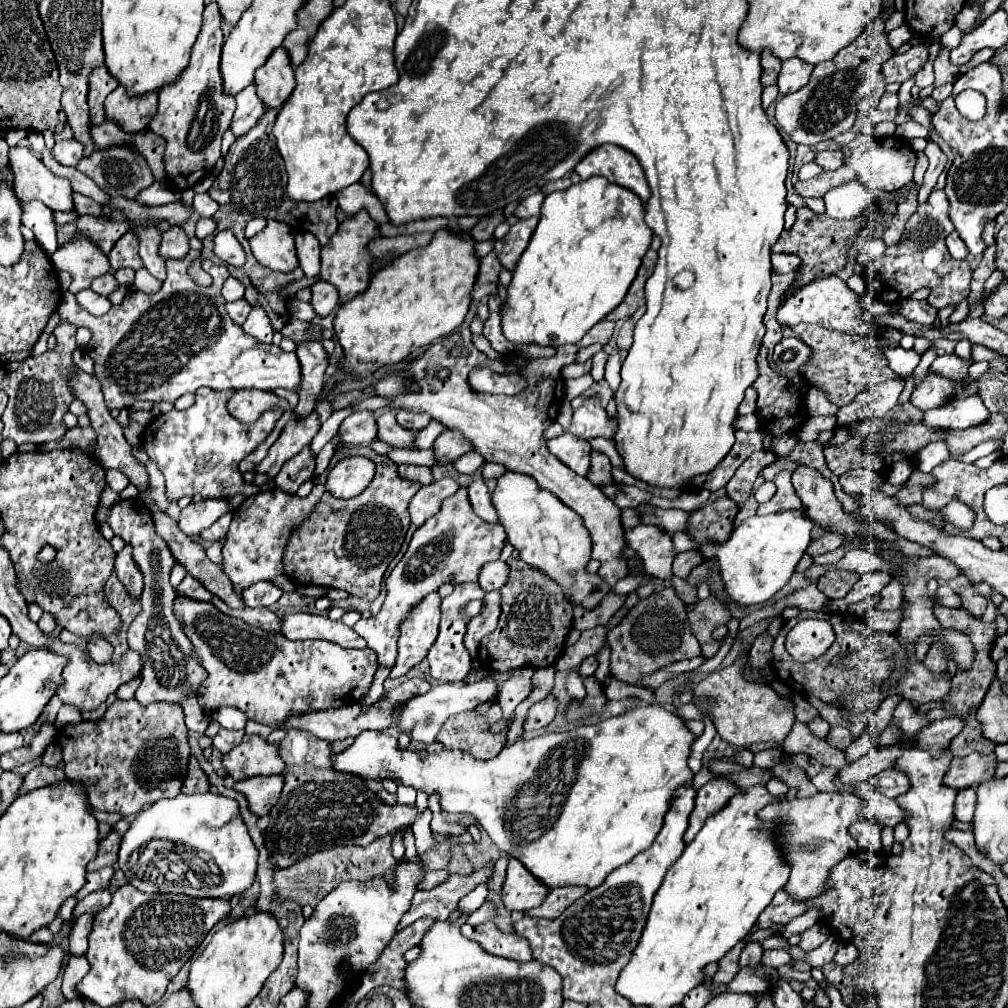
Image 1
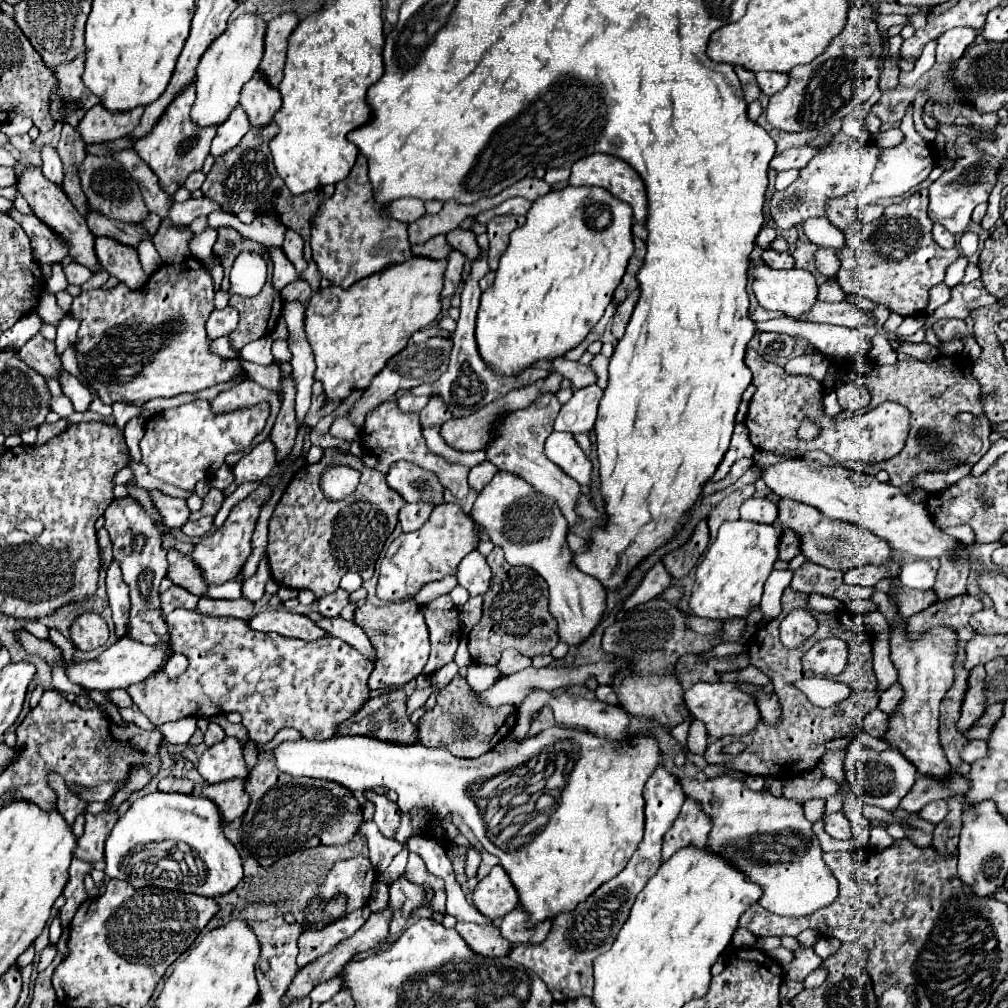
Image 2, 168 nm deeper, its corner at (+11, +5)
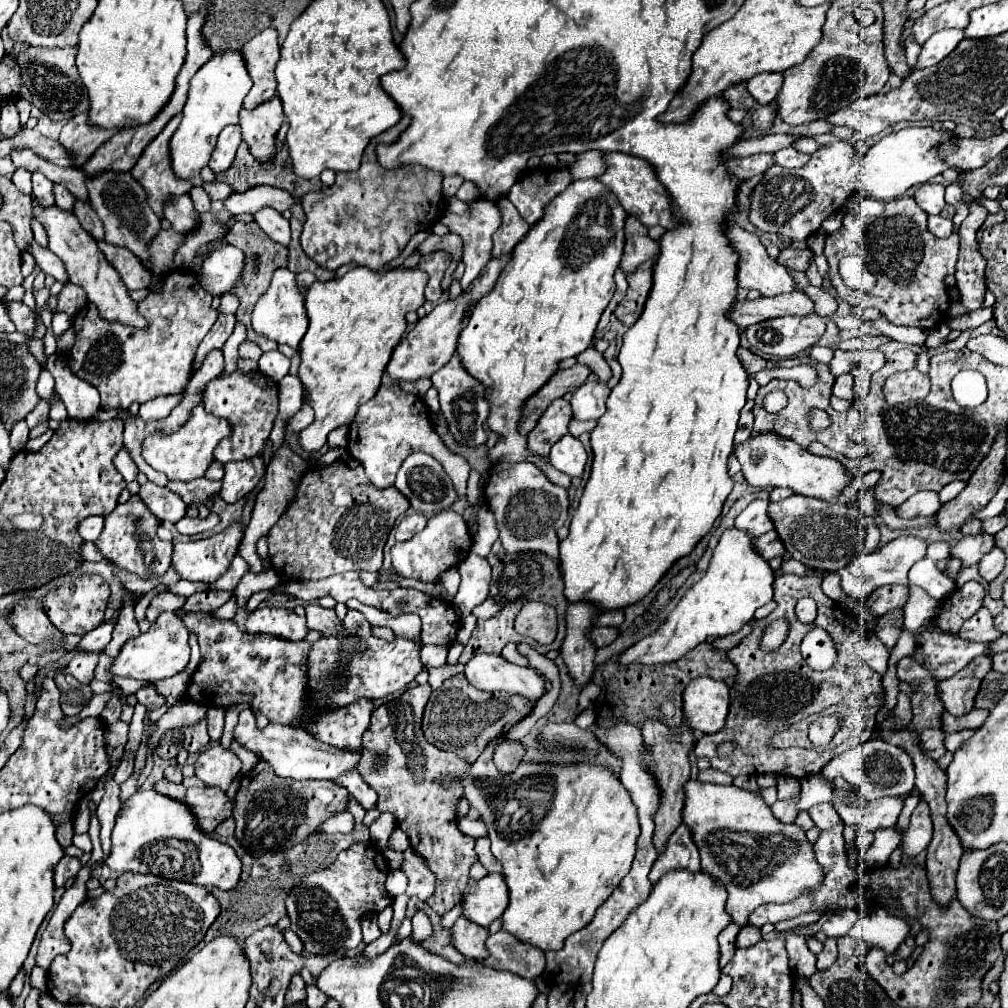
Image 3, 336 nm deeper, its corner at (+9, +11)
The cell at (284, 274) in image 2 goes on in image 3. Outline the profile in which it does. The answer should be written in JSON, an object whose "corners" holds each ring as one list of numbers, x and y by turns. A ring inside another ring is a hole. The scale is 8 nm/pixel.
{"corners":[[279,268,273,274,269,290,255,304,253,330,257,334,263,334,265,338,277,342,277,344,287,344,287,346,297,348,301,338,307,332,307,324,309,324,309,318,307,318,307,312,305,312,305,298,295,284,295,274,287,268]]}

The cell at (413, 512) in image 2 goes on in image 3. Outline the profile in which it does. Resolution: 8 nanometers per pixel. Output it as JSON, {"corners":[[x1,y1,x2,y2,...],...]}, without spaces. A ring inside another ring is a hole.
{"corners":[[419,512,407,514,407,516,401,520,399,528,397,528,395,540,397,540,397,542,405,542,405,540,413,538,417,532,421,532,421,530,425,528,425,524,427,524,427,518,425,518,423,514,419,514]]}

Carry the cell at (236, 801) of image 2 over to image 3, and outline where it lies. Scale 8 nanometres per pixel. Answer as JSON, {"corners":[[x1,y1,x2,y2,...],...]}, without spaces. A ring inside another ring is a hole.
{"corners":[[211,786,187,788,183,802,197,818,197,826,203,830,203,834,211,834,219,822,231,816,233,810,233,802,225,796,225,792]]}

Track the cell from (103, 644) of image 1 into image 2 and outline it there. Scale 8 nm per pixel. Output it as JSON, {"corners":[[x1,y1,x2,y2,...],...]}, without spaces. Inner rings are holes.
{"corners":[[83,614,71,624,71,642,81,650,89,652,103,646,109,638,109,628,99,614]]}

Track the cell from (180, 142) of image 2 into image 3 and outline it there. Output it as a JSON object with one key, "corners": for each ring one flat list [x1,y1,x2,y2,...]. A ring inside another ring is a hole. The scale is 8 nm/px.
{"corners":[[181,114,175,116,165,130,147,146,141,154,137,164,131,168,131,176,143,186,147,194,147,204,151,210,163,218,163,206,173,198,187,194,191,188,187,182,179,182,171,174,171,160,169,160,169,140,181,122]]}

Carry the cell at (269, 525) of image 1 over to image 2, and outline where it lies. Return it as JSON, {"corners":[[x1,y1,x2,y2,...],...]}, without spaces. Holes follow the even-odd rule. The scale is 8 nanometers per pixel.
{"corners":[[267,484,259,486,251,496,247,496,245,500,241,500,233,510,231,514,227,516,225,524,211,536,207,538,201,538,191,554,191,558,197,562,197,566,203,570,203,576,209,584,225,584,227,580,233,580,239,576,241,568,245,566,247,558,251,556,253,552,253,546,251,546,251,538,253,538,253,530,255,530,255,524,257,524,257,518,259,518,259,512,261,512,261,506,269,500,271,496,271,488]]}

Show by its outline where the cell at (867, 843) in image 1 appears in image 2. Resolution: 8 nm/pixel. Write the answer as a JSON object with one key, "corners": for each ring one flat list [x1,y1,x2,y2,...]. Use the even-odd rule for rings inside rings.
{"corners":[[835,812,825,820,825,832,837,840,845,840,851,838,851,824,849,818,845,816,845,812]]}

